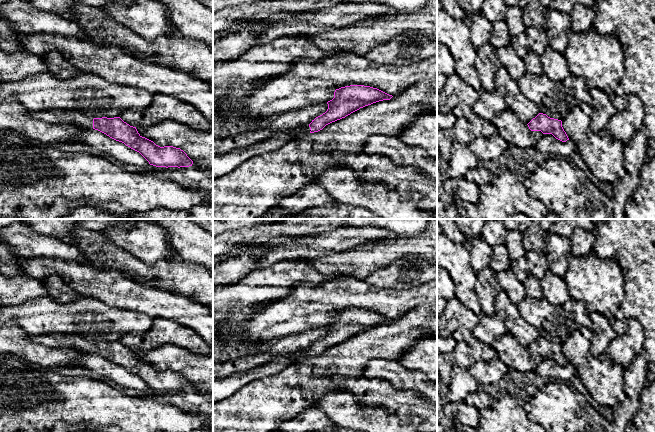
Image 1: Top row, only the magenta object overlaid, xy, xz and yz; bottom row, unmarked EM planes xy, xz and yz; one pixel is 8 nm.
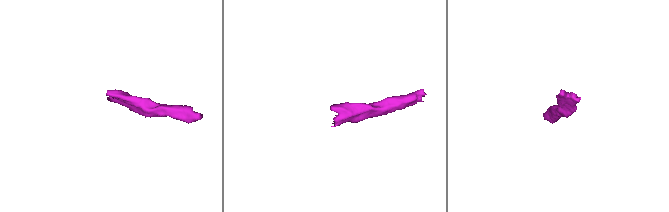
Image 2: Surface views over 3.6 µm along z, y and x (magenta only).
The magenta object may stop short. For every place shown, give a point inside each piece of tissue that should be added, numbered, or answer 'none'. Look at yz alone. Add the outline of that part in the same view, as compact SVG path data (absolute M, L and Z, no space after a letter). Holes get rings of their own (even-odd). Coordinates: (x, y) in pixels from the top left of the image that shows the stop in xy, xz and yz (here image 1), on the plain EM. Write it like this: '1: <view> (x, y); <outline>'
none

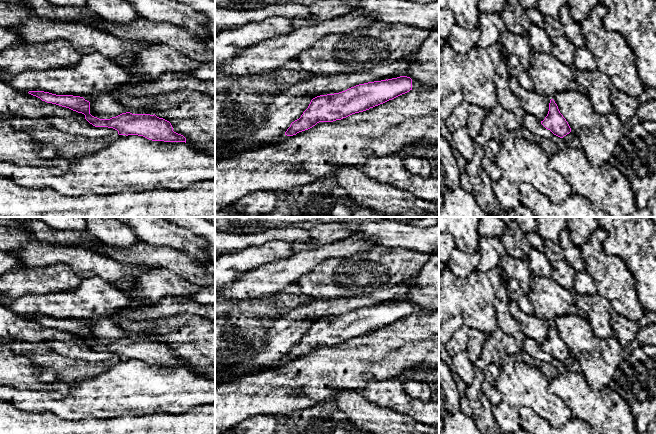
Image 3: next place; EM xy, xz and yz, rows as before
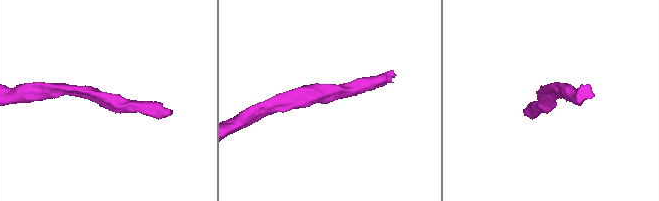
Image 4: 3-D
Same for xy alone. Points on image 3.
none

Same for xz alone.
1: xz (416, 309); M412 304L412 313L416 314L431 314L433 311L425 310L417 306L416 304Z

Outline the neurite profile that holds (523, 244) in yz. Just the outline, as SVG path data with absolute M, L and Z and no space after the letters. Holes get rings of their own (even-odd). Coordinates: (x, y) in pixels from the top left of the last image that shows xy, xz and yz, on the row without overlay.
M513 219L508 225L507 230L516 240L518 247L522 250L522 252L527 256L531 250L530 244L526 239L526 233L524 233L515 219Z

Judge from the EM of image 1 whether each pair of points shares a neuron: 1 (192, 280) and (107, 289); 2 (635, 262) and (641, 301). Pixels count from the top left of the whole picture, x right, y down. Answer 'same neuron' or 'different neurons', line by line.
1: different neurons
2: same neuron

